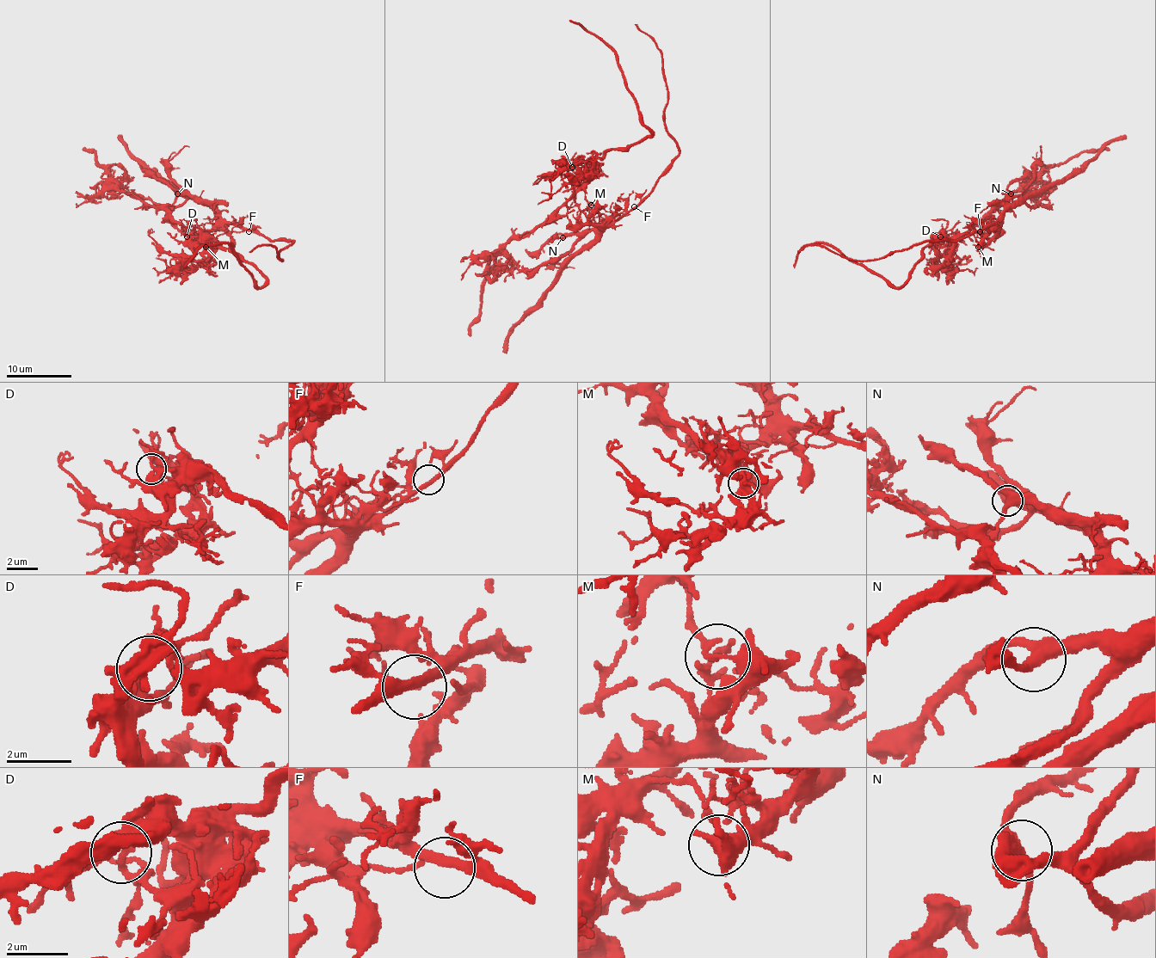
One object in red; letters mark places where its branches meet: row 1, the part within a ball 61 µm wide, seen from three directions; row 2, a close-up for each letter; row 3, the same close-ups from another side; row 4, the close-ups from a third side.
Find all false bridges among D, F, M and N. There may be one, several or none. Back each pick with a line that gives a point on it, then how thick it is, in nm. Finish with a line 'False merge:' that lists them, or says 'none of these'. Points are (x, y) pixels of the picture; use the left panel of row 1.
M: Place: (205, 247). Thickness 220 nm
False merge: M

